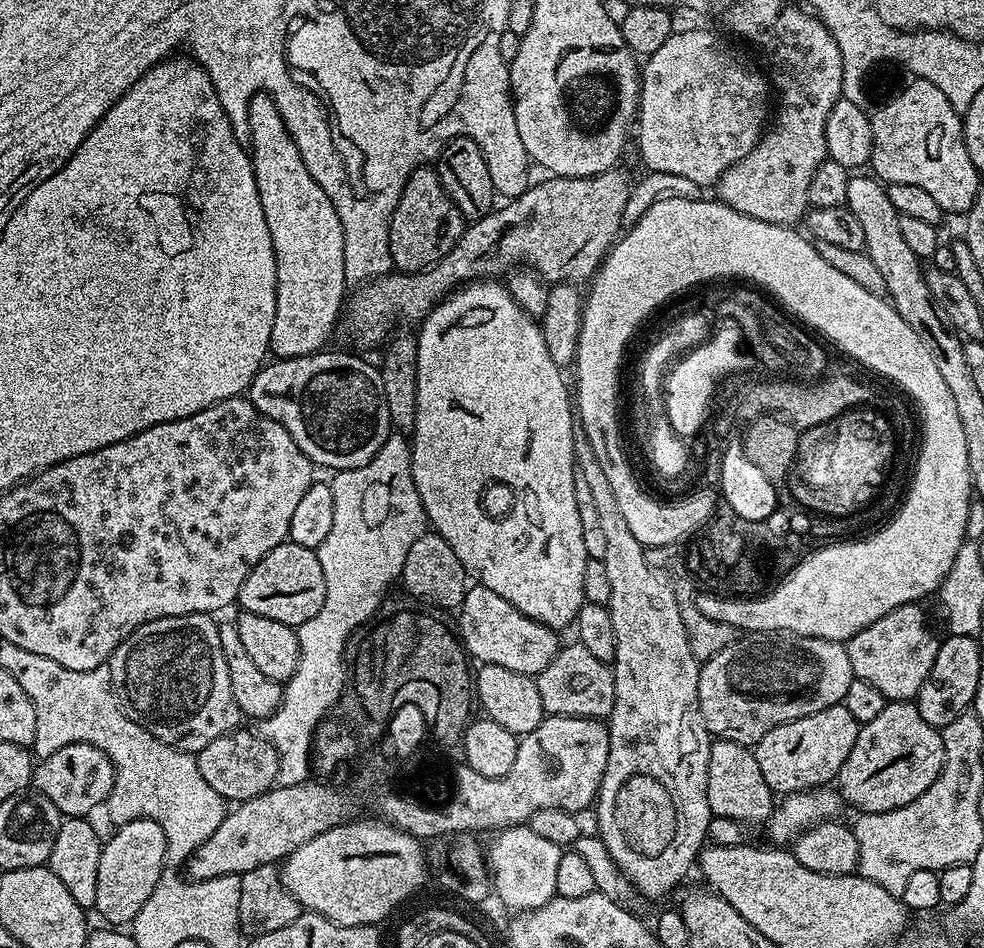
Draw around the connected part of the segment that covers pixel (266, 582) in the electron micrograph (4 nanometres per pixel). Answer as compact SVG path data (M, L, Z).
M291 542L274 546L274 550L246 574L238 597L243 611L262 614L262 618L274 618L274 622L286 622L295 629L302 622L310 622L325 602L326 574L322 574L322 562L318 562L313 549Z

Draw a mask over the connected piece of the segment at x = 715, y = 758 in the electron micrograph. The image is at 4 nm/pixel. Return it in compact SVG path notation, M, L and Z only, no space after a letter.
M713 739L708 767L708 801L713 816L734 818L738 823L767 825L772 817L774 794L762 778L755 751L747 744Z

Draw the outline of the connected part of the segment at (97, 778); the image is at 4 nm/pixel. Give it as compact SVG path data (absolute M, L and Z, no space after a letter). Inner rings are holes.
M67 744L62 750L54 750L54 754L43 757L33 767L31 787L50 798L50 802L58 806L61 817L84 818L88 816L84 808L95 813L99 804L101 807L107 801L115 777L110 758L98 750L98 746Z

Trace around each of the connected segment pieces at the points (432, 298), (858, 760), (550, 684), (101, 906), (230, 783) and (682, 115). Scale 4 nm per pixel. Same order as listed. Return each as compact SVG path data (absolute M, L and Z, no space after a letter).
M609 170L597 176L570 178L569 176L552 176L544 178L541 184L533 183L521 194L511 197L499 207L487 212L481 220L473 220L465 227L464 233L439 262L422 272L411 274L399 270L377 280L370 280L359 285L356 292L347 297L346 307L342 312L342 324L360 344L383 345L393 331L396 316L404 320L423 321L424 317L457 286L463 286L473 280L500 278L517 266L527 266L541 280L549 285L570 283L579 285L580 280L591 281L597 268L603 263L613 244L622 232L623 210L630 198L633 185L621 170Z
M893 700L882 710L882 714L878 714L878 718L874 718L870 722L866 722L860 726L860 733L854 742L854 750L850 750L850 758L846 758L846 762L842 762L842 770L838 777L838 791L845 805L853 804L854 807L860 808L861 813L866 812L889 812L890 810L898 810L902 806L906 806L910 802L914 802L914 798L921 796L924 791L934 783L938 778L938 774L944 765L944 738L941 729L930 726L930 722L926 722L926 718L922 718L922 714L918 714L915 703L907 700Z
M579 642L563 645L554 659L535 677L547 715L607 719L612 715L616 695L612 668L598 661Z
M131 820L119 825L112 837L103 841L98 858L98 898L94 909L95 915L101 916L108 926L128 926L133 918L146 906L146 898L154 894L154 886L158 886L161 876L166 872L166 834L162 826L153 820Z
M243 730L227 732L214 738L214 742L202 746L202 750L195 753L198 774L206 778L207 784L213 790L218 790L218 794L225 802L249 800L268 791L277 783L276 751L263 735L253 732L243 732Z
M688 28L685 32L673 31L670 38L659 50L654 50L643 61L640 74L640 111L638 113L638 136L640 132L640 156L644 159L644 168L649 172L662 171L665 174L678 174L679 177L690 178L691 181L701 186L715 185L730 166L742 162L746 154L750 154L758 146L761 136L766 131L766 125L770 120L770 80L764 76L735 48L732 44L727 44L716 32L711 32L708 28Z

